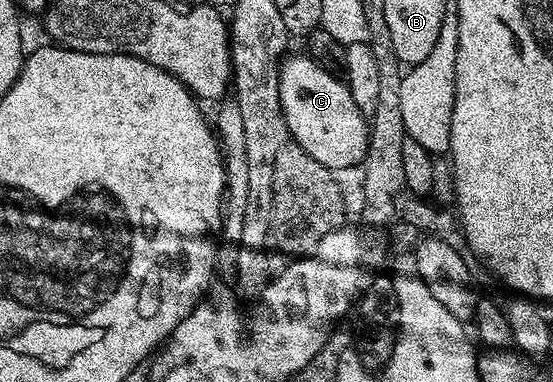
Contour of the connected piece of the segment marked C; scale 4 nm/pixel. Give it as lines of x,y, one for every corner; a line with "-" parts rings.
294,55
281,60
278,68
278,88
280,89
280,105
284,113
286,128
290,131
290,139
298,143
308,157
320,161
329,171
341,173
349,167
354,167
366,158
366,151
370,148
370,125
367,116
352,101
352,93
346,88
345,82
338,79
330,71
325,71
314,59
306,55

